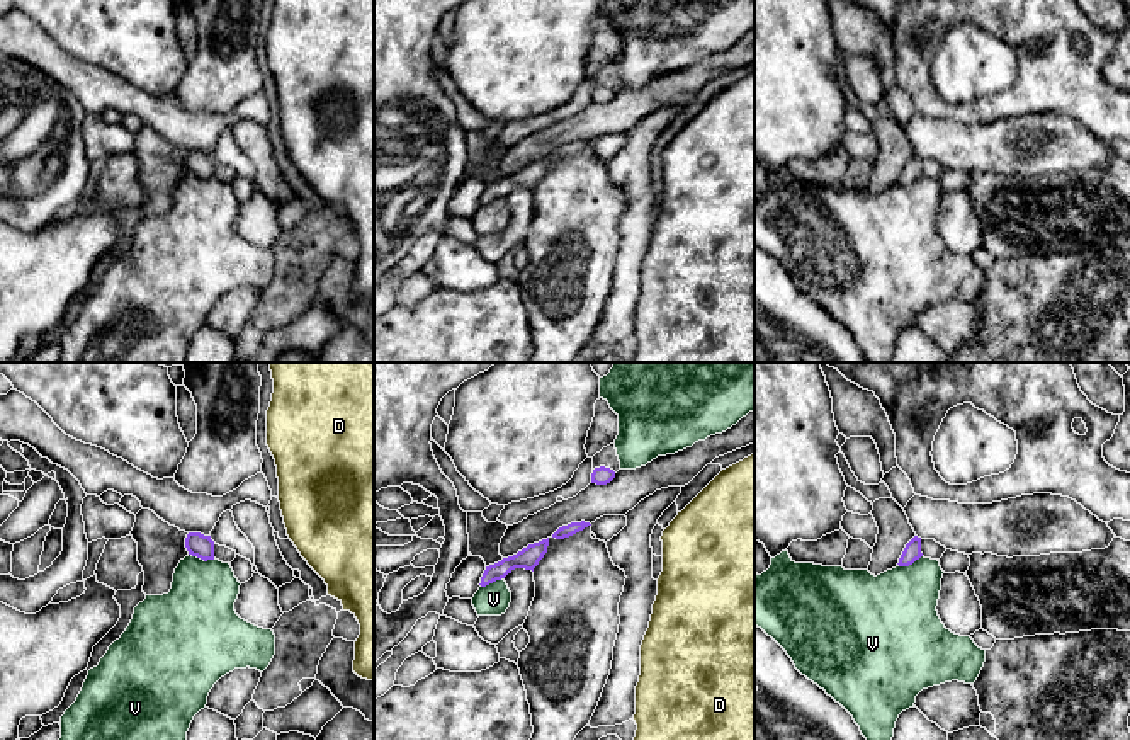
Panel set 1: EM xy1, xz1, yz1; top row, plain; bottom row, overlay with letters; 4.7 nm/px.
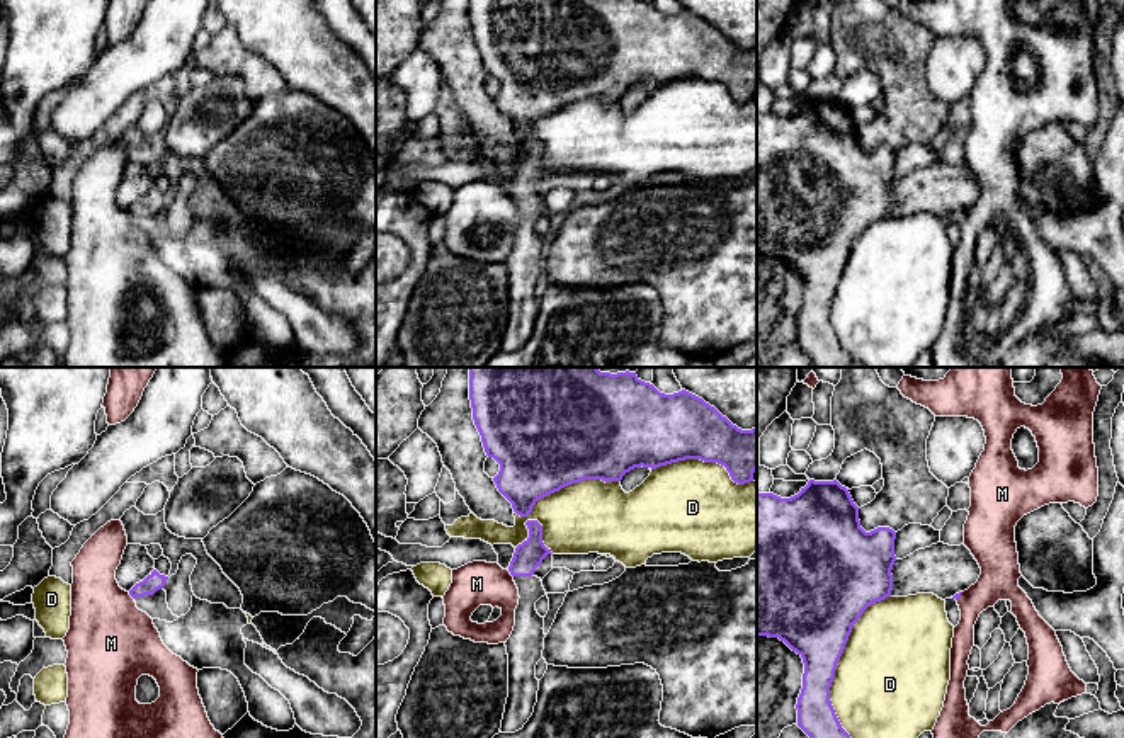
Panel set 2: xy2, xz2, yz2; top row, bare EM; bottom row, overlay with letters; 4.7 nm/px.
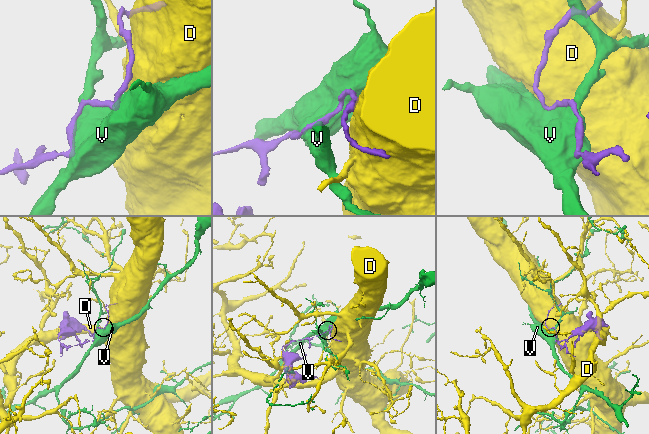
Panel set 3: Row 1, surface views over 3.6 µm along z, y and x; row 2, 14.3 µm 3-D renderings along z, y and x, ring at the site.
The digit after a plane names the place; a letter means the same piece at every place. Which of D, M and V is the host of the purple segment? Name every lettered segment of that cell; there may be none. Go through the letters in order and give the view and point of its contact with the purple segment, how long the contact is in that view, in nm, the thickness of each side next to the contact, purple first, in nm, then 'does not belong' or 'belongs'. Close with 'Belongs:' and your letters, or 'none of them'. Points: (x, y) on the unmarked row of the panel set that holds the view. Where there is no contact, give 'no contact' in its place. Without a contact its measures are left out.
D: xz2 (555, 109) | 600 nm | 480/340 nm | does not belong
M: xy2 (130, 213) | 50 nm | 90/420 nm | does not belong
V: xy1 (203, 177) | 130 nm | 110/340 nm | does not belong
Belongs: none of them

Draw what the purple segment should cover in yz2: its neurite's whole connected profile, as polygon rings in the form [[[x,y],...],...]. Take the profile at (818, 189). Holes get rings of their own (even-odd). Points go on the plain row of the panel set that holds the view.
[[[809,99],[791,117],[757,112],[757,255],[779,257],[803,277],[803,308],[796,323],[798,345],[816,367],[850,367],[854,362],[835,333],[830,306],[854,243],[869,224],[891,216],[894,158],[896,151],[889,146],[871,151],[860,146],[859,126],[837,99]]]

